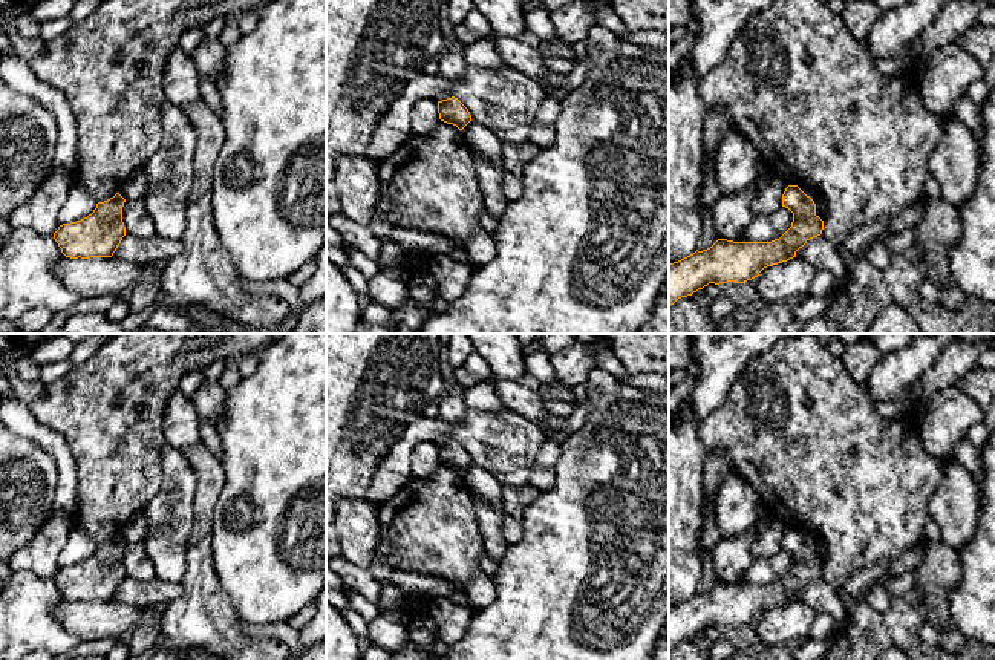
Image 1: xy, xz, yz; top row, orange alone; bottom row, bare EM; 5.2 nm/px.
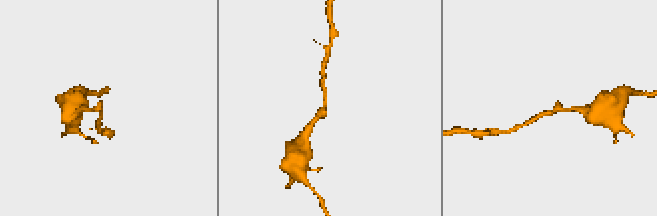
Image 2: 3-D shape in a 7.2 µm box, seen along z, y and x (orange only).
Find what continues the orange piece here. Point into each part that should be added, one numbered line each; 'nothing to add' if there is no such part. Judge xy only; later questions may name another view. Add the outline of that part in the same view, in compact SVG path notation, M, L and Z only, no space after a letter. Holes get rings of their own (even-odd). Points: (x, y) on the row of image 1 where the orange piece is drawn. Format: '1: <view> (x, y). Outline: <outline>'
nothing to add

